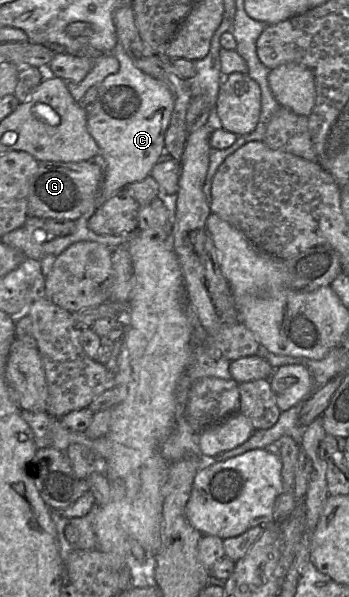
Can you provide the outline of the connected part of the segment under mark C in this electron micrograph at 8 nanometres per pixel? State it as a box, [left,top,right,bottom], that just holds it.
[86,42,173,208]

